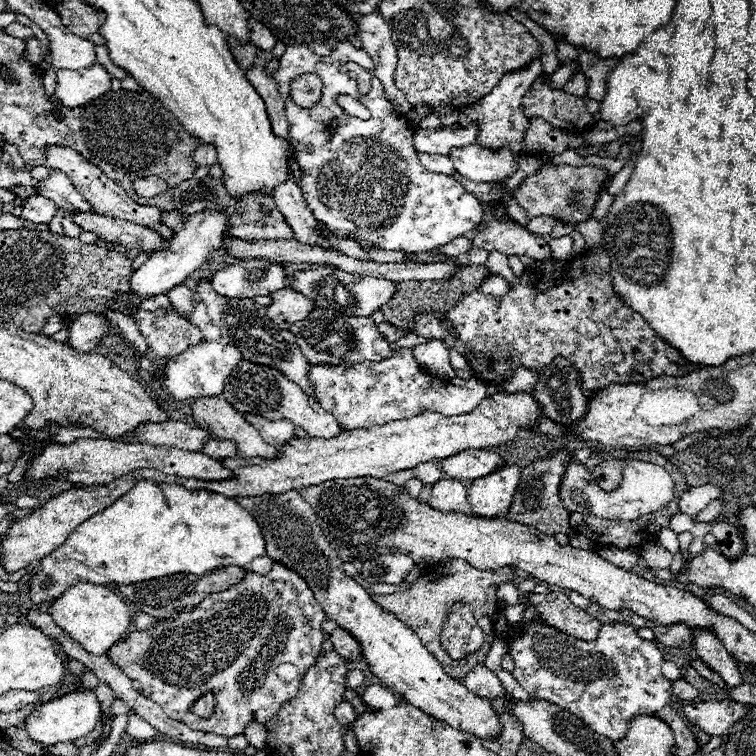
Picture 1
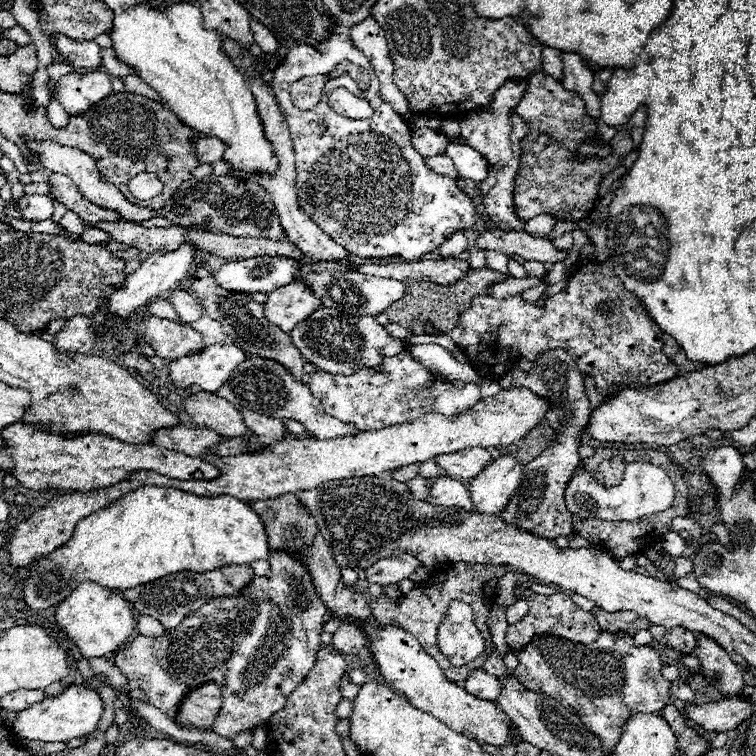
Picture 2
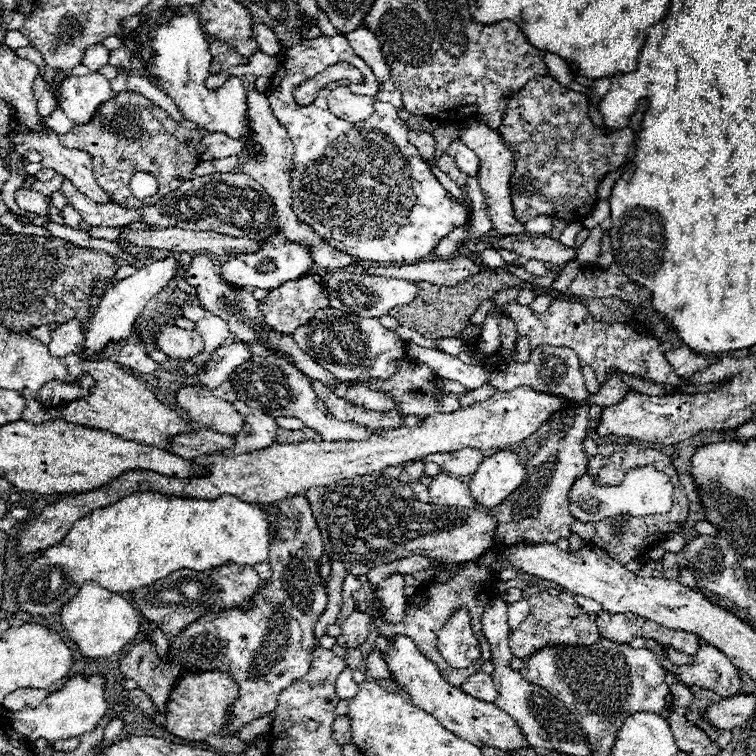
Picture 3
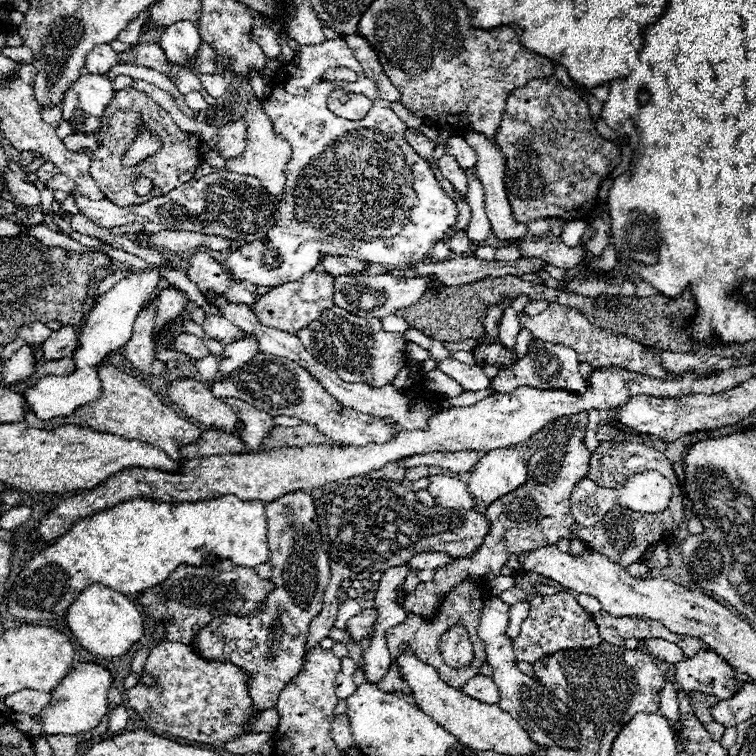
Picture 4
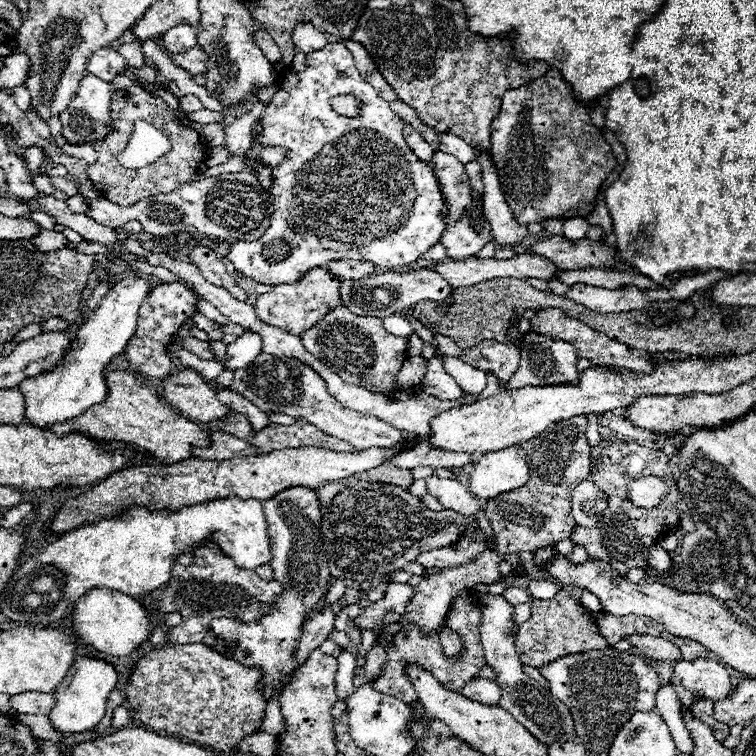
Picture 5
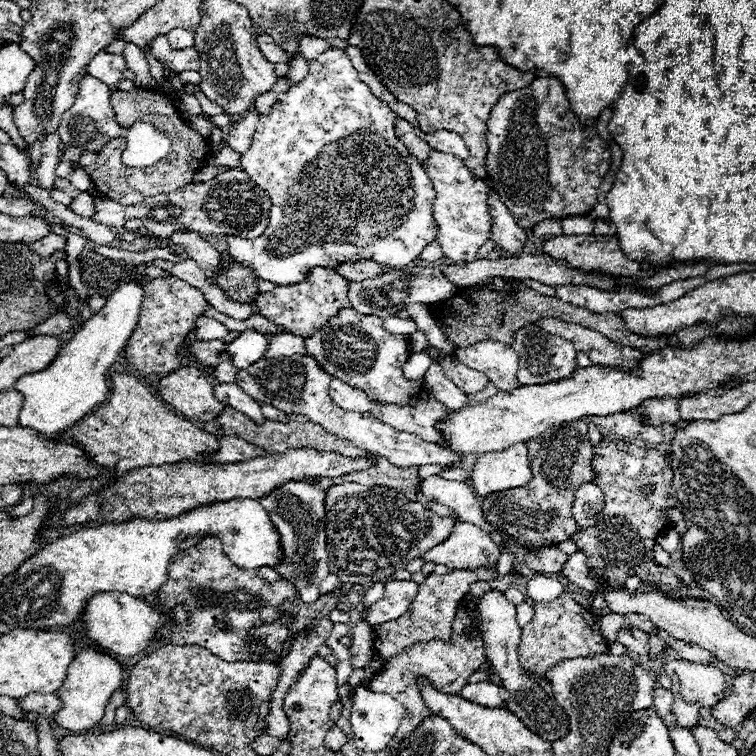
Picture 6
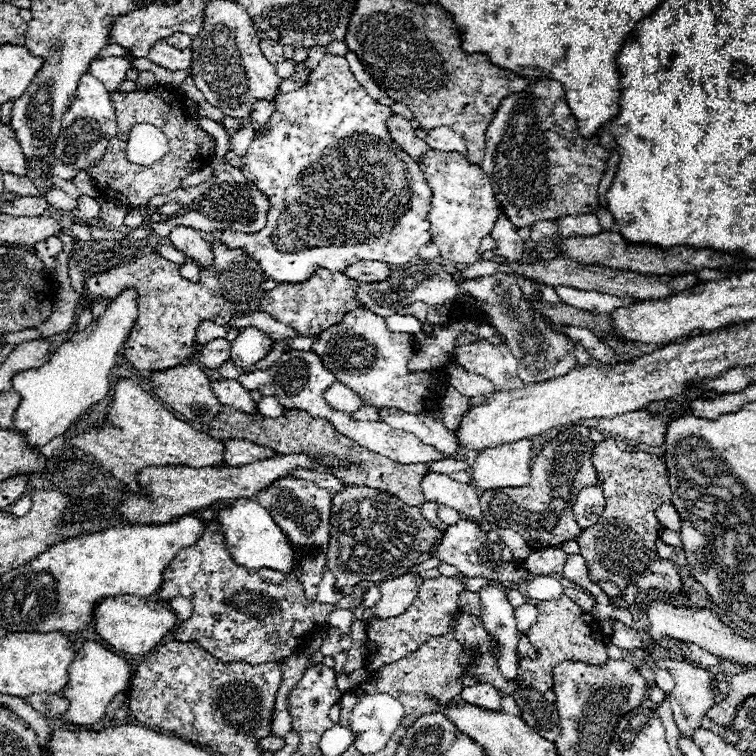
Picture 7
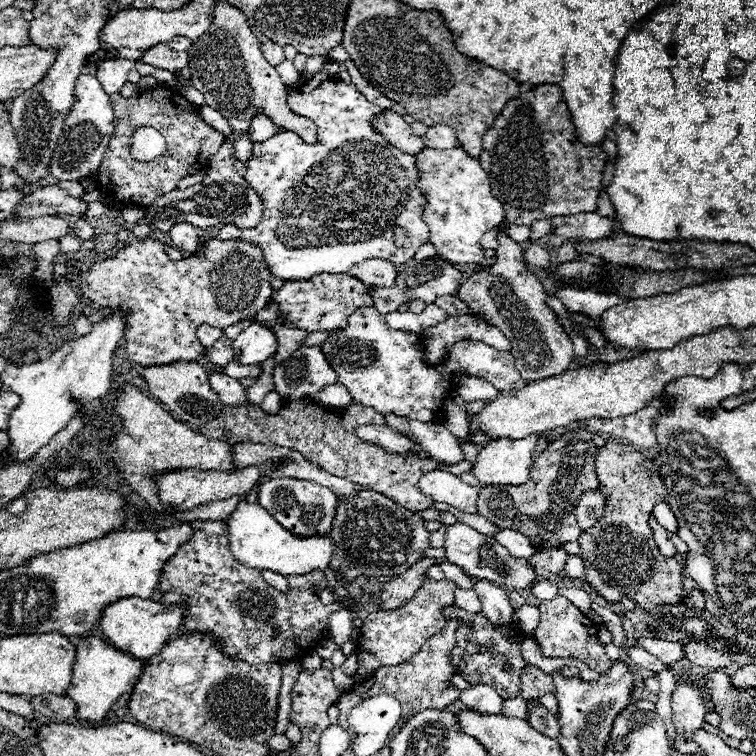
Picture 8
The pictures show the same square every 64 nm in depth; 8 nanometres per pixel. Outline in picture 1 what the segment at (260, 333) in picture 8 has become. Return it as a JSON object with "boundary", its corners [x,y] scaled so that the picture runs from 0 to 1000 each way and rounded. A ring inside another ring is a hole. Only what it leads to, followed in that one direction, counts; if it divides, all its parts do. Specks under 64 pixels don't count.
{"boundary":[[[267,452],[249,466],[228,471],[220,476],[220,503],[217,516],[233,529],[257,529],[262,524],[288,524],[296,513],[296,503],[307,495],[307,489],[320,476],[315,460],[291,452]]]}

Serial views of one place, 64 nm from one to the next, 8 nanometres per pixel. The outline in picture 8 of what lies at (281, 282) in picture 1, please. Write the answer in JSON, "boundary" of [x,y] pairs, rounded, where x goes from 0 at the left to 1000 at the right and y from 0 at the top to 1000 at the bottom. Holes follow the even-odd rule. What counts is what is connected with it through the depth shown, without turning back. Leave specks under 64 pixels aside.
{"boundary":[[[431,77],[429,87],[397,116],[381,122],[381,140],[397,153],[407,153],[421,167],[421,188],[405,190],[389,175],[370,175],[349,188],[336,190],[336,209],[328,217],[325,238],[347,265],[347,294],[339,302],[315,302],[296,296],[288,315],[323,315],[341,320],[357,360],[376,370],[407,370],[426,360],[458,362],[468,349],[487,341],[505,341],[521,349],[545,344],[550,331],[566,320],[566,299],[558,294],[563,262],[553,254],[553,225],[548,206],[513,190],[492,172],[489,156],[505,146],[495,143],[466,111],[458,87]],[[532,299],[542,312],[540,328],[524,328],[519,320],[519,302]]]}

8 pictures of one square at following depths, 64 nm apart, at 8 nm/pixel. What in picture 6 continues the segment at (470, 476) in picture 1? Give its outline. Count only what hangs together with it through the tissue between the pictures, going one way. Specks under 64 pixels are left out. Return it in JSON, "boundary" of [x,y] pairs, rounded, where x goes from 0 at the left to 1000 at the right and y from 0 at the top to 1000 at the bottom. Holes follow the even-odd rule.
{"boundary":[[[370,471],[368,476],[341,476],[336,484],[317,489],[312,495],[312,508],[341,534],[357,532],[365,540],[370,540],[378,548],[402,548],[418,561],[426,561],[434,571],[442,571],[444,577],[452,577],[463,582],[468,590],[481,593],[492,601],[513,606],[519,614],[526,614],[529,619],[540,616],[561,616],[561,614],[606,614],[608,603],[603,603],[593,593],[582,593],[577,587],[561,585],[548,574],[540,571],[526,571],[516,566],[513,561],[497,556],[497,553],[479,553],[476,548],[468,545],[455,545],[444,534],[439,534],[434,524],[434,511],[437,511],[437,495],[429,492],[415,471]]]}

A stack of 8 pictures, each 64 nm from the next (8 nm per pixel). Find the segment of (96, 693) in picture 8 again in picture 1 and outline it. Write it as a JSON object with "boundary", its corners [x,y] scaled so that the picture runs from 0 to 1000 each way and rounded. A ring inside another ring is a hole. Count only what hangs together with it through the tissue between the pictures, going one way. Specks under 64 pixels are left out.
{"boundary":[[[101,913],[82,923],[74,923],[69,929],[61,929],[50,934],[34,952],[34,968],[45,981],[56,981],[58,987],[69,987],[77,981],[98,981],[101,976],[108,976],[119,971],[132,952],[132,931],[122,913]]]}

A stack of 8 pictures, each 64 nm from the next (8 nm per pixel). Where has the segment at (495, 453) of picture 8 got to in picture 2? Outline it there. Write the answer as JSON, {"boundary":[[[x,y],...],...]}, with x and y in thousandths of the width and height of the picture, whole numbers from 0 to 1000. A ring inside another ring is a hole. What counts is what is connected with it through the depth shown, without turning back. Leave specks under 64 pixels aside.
{"boundary":[[[677,603],[648,608],[640,622],[622,635],[622,659],[630,677],[661,680],[690,638],[690,614]]]}

